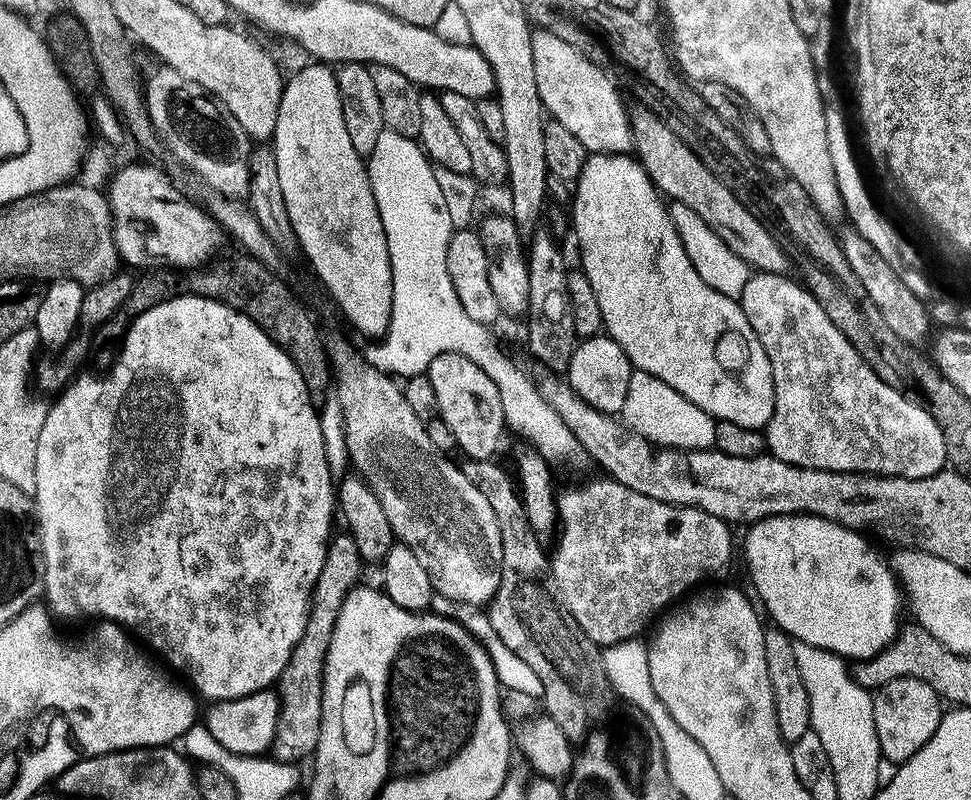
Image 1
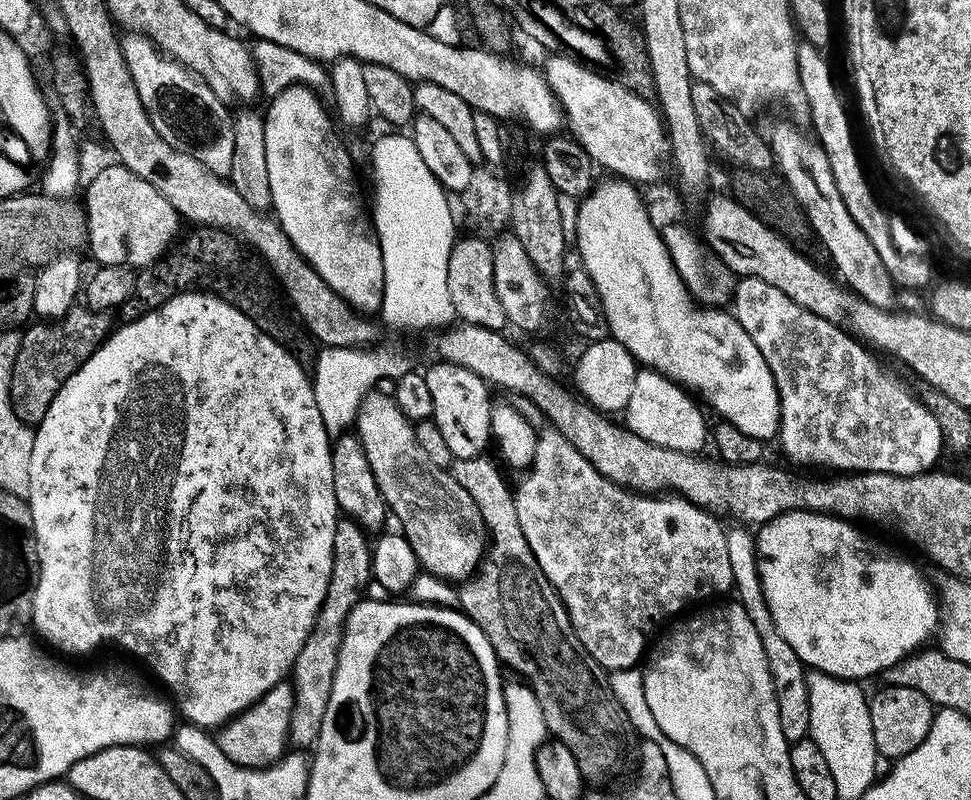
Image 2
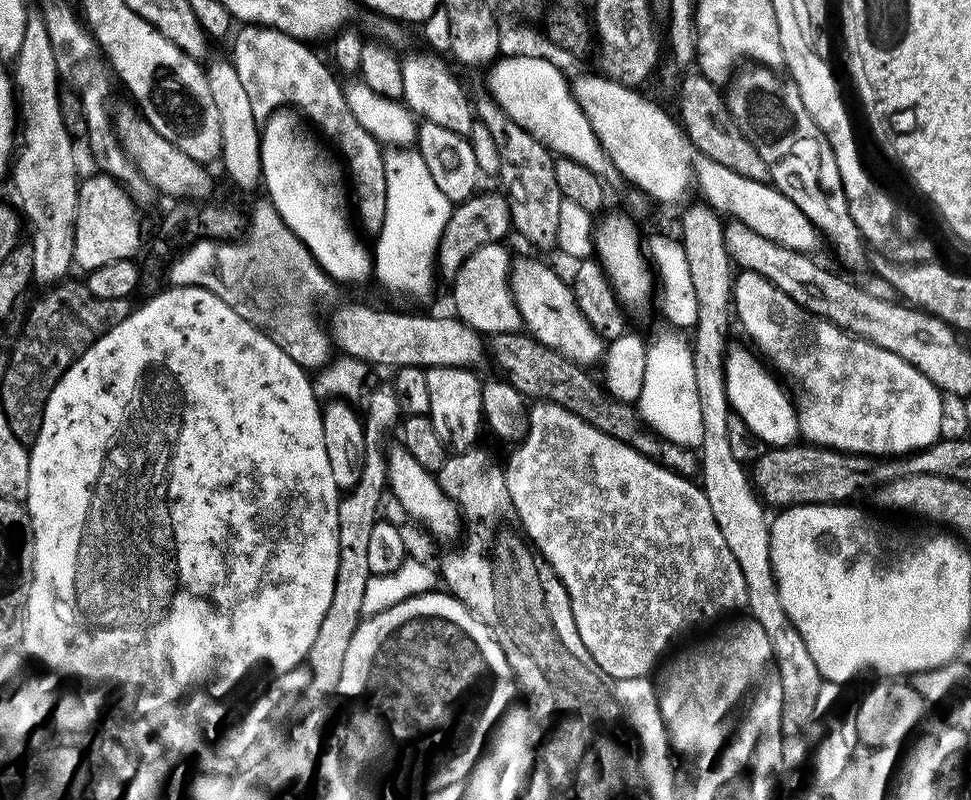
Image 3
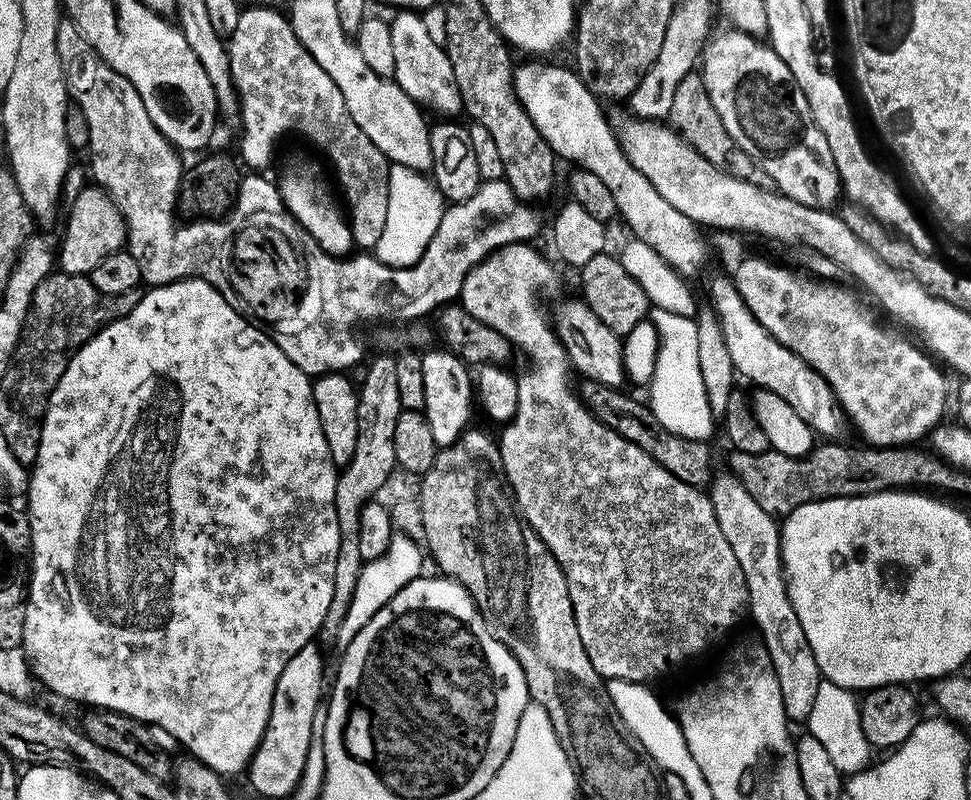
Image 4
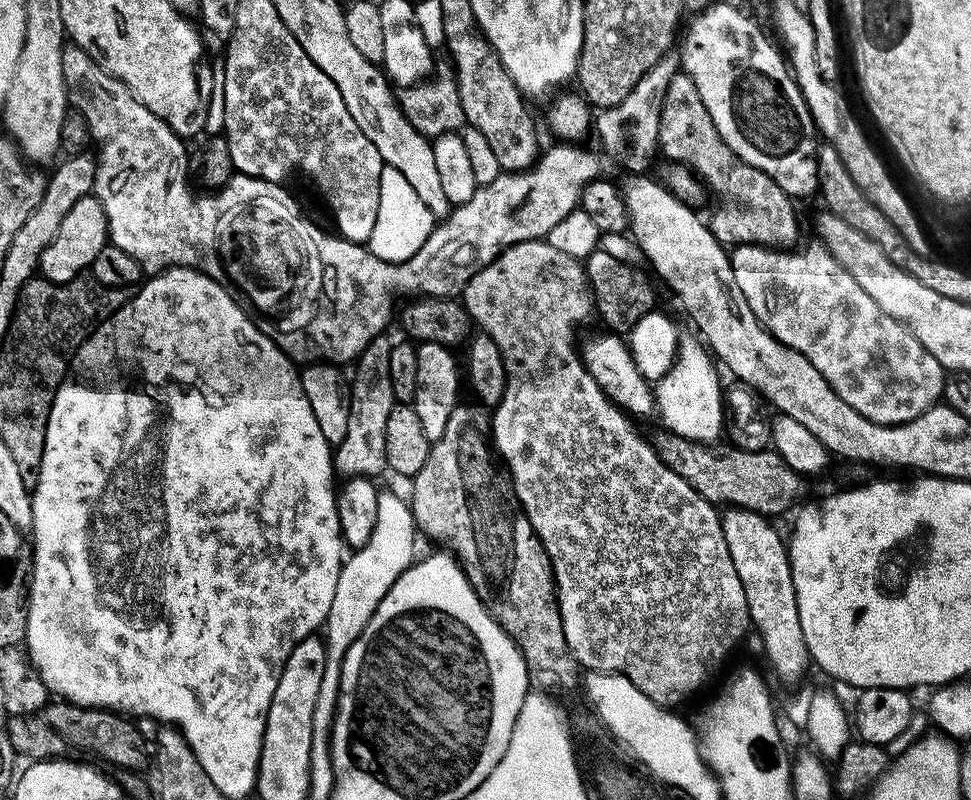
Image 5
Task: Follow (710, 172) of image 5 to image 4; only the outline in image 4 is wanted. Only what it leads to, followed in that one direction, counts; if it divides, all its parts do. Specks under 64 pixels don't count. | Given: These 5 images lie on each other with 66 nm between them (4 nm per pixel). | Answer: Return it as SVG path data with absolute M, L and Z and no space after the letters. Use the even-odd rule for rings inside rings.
M693 70L678 82L678 91L674 94L674 103L670 105L667 123L673 132L677 132L706 162L710 162L721 172L729 172L734 178L757 184L760 188L773 187L770 174L755 164L745 152L726 134L726 126L722 126L722 118L718 118L718 110L714 110L714 102L710 102L710 94L706 94L703 75Z

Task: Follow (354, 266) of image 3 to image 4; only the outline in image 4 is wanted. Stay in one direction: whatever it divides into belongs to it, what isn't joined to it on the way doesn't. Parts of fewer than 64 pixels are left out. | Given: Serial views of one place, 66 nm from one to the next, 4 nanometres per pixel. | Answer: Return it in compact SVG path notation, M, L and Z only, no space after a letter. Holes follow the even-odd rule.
M296 164L293 168L286 169L278 179L278 187L288 213L310 233L323 252L333 258L344 258L353 251L352 227L349 226L334 192L332 197L327 182L320 177L320 172L314 165Z

